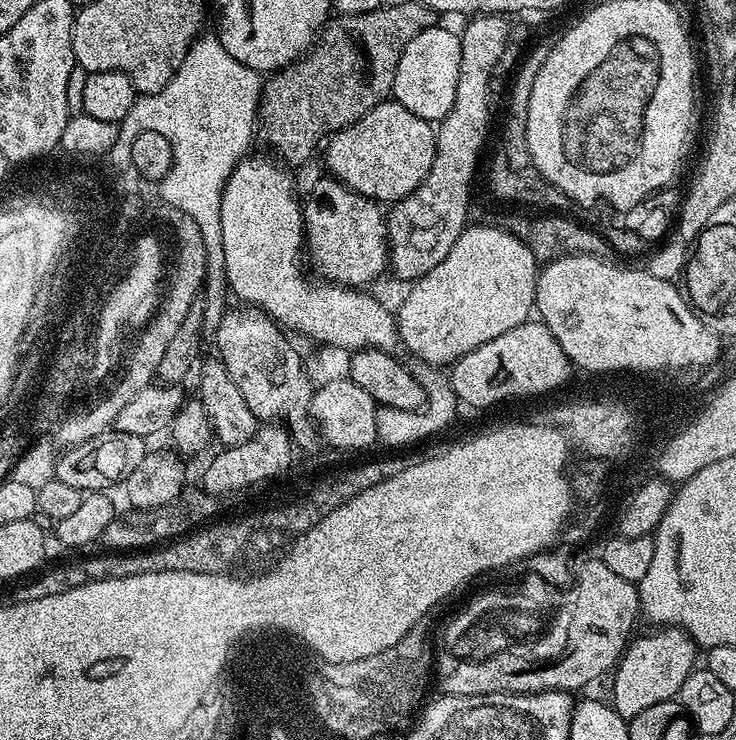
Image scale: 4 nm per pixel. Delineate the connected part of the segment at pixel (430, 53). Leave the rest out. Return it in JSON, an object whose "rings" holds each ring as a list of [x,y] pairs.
{"rings":[[[433,26],[414,34],[406,42],[406,50],[400,52],[398,70],[394,70],[392,96],[399,104],[406,106],[410,114],[429,122],[439,122],[454,106],[454,90],[458,90],[458,74],[462,62],[460,36],[448,28]]]}

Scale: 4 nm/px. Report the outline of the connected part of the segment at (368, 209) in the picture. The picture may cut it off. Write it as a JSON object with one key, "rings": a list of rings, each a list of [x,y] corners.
{"rings":[[[322,178],[314,190],[306,193],[302,211],[306,252],[311,267],[313,264],[323,279],[360,290],[386,272],[389,267],[388,221],[385,209],[377,201],[350,190],[341,180]]]}

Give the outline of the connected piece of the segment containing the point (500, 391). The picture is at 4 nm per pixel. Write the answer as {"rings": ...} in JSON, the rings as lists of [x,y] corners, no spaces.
{"rings":[[[525,322],[498,334],[490,342],[467,352],[451,365],[450,379],[453,394],[472,408],[488,408],[507,396],[540,396],[560,388],[574,372],[568,355],[562,350],[551,330],[543,322]]]}

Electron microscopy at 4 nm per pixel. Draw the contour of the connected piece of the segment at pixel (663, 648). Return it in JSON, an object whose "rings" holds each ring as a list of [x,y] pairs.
{"rings":[[[656,626],[651,630],[653,632],[640,637],[637,635],[629,643],[610,676],[611,706],[626,721],[633,720],[641,710],[647,710],[657,702],[677,699],[682,682],[686,682],[688,675],[697,667],[698,646],[683,628]]]}

